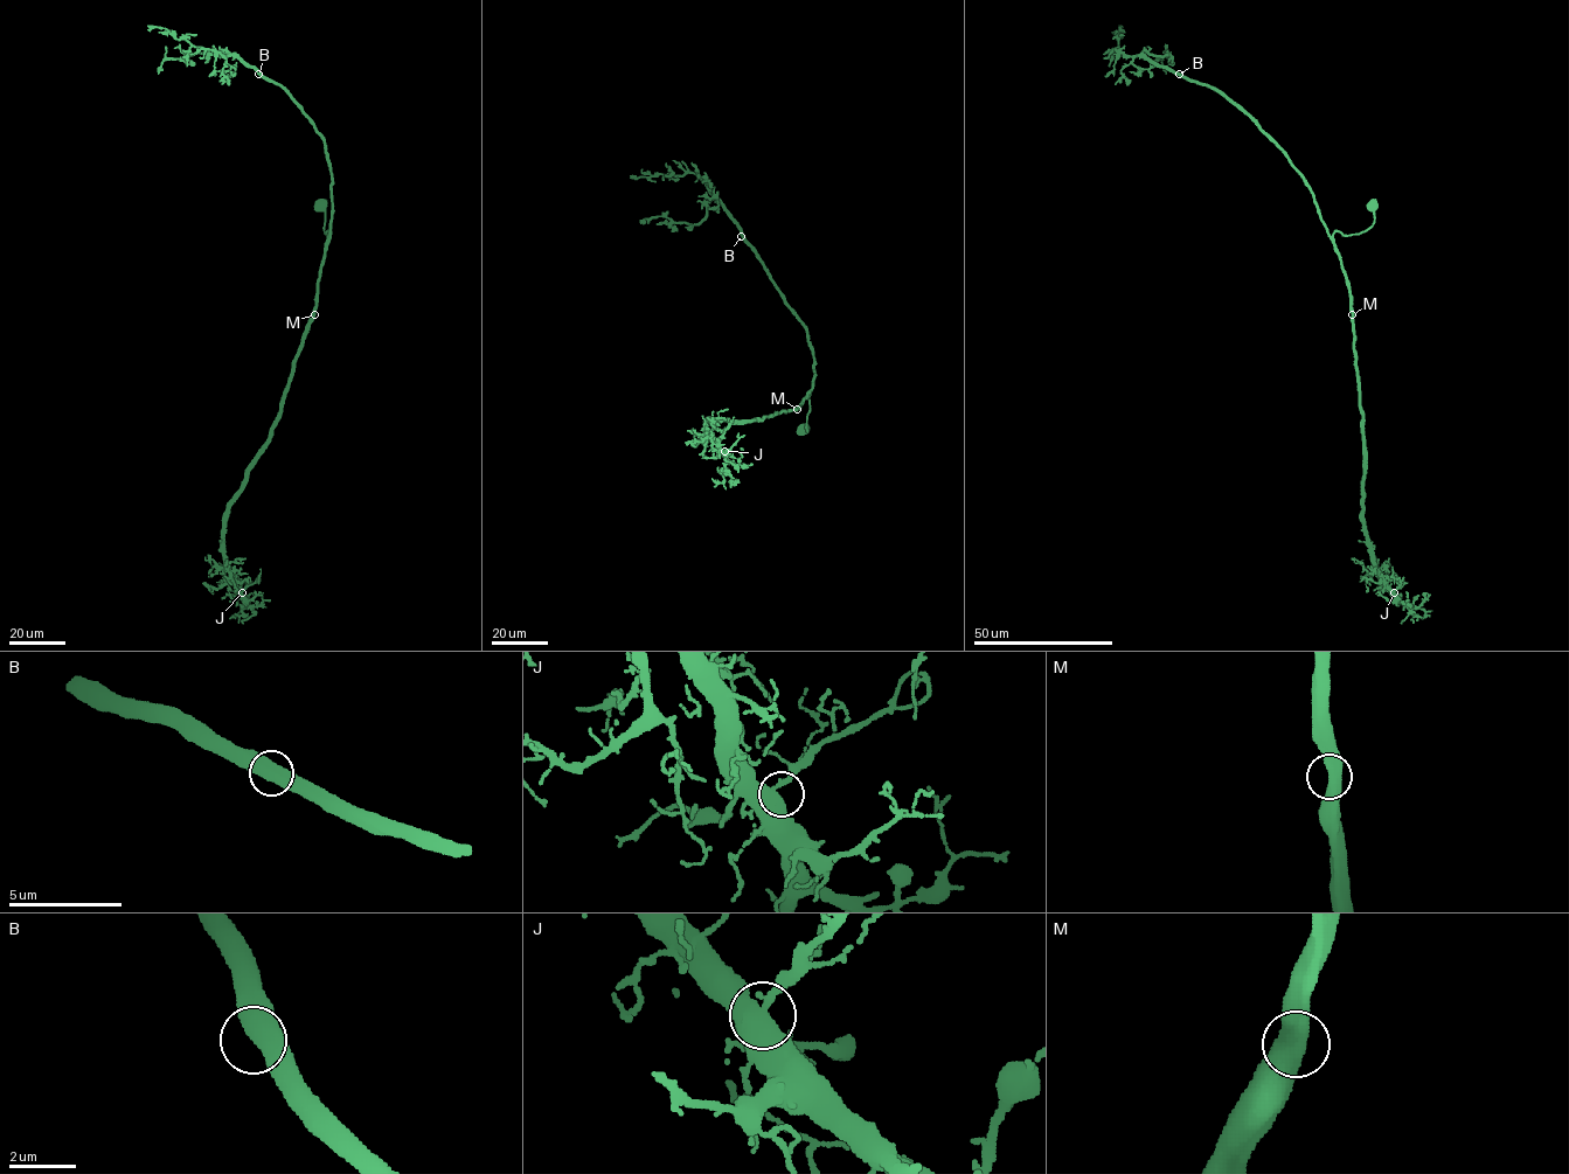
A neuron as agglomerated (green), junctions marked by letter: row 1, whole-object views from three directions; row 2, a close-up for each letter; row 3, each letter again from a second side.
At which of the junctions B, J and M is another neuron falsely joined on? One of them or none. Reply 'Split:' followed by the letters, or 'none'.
Split: none

